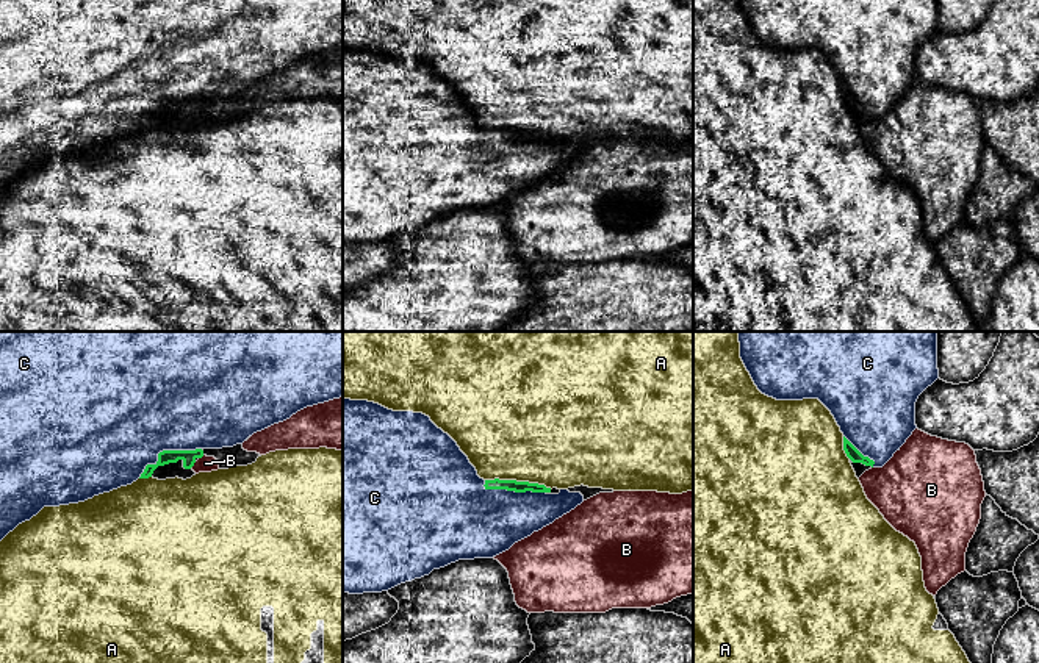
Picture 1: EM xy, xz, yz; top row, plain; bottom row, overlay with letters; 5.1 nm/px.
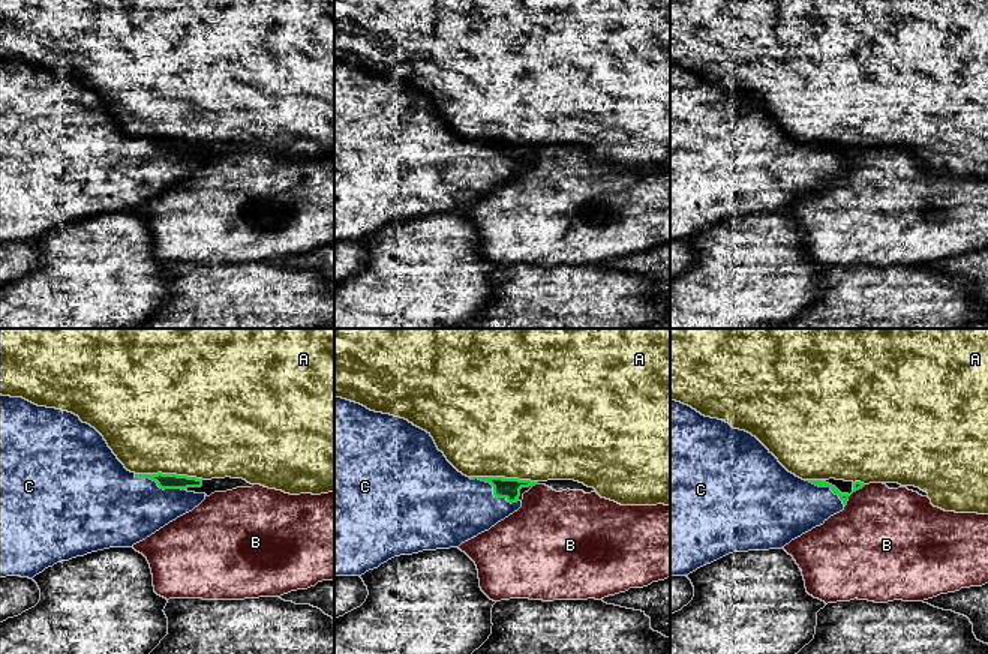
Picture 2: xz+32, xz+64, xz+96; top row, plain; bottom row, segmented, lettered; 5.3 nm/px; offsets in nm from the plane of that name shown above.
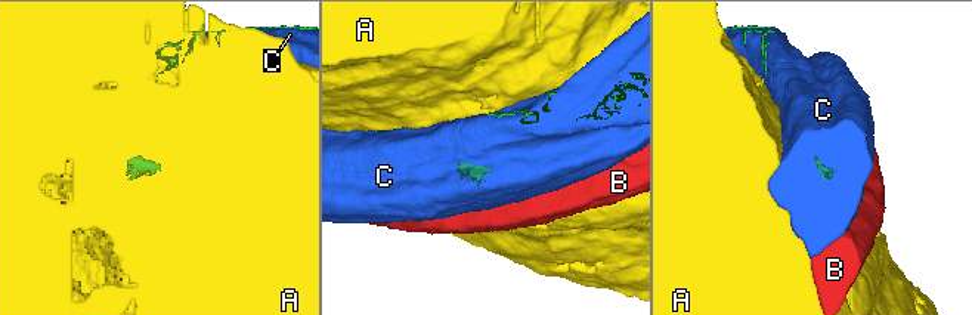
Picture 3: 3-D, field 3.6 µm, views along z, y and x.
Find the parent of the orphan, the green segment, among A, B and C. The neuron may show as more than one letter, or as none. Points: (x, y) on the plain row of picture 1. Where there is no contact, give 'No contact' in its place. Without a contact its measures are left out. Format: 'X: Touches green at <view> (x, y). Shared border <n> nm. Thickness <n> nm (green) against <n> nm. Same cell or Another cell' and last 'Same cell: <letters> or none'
A: Touches green at xz (518, 132). Shared border 340 nm. Thickness 60 nm (green) against 480 nm. Another cell
B: Touches green at xy (193, 114). Shared border 50 nm. Thickness 70 nm (green) against 80 nm. Another cell
C: Touches green at xy (165, 100). Shared border 360 nm. Thickness 70 nm (green) against 500 nm. Same cell
Same cell: C

